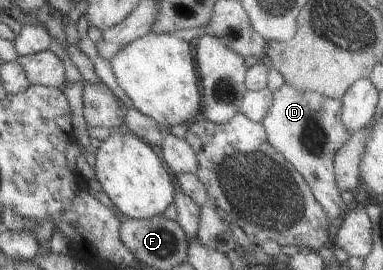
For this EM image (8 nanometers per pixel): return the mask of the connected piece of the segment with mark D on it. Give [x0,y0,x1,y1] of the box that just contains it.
[259,84,352,226]

